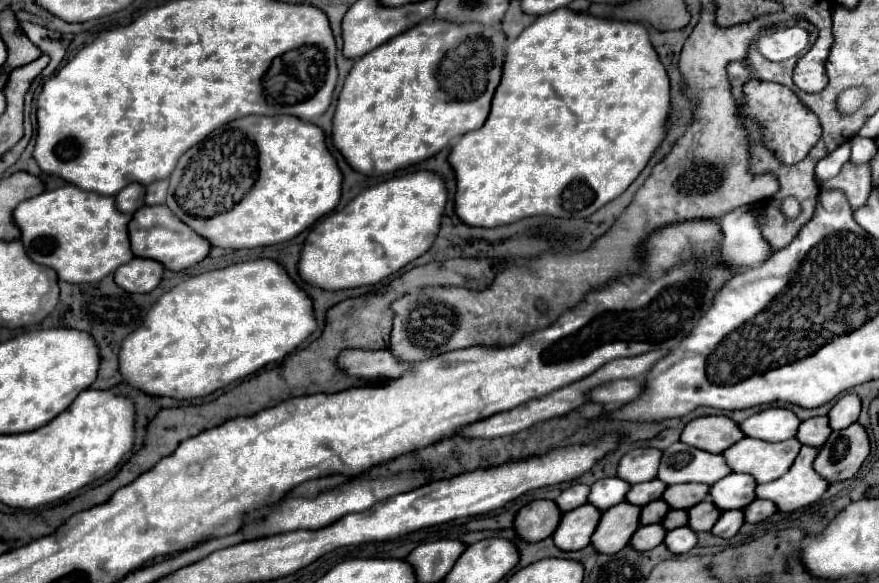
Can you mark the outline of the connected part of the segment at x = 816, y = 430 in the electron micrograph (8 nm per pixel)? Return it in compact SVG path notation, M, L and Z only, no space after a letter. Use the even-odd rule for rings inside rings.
M816 416L816 418L810 418L810 420L804 420L798 428L798 434L796 438L802 442L802 444L808 444L808 446L822 446L826 440L828 440L828 434L832 432L832 428L828 426L828 418L826 416Z

